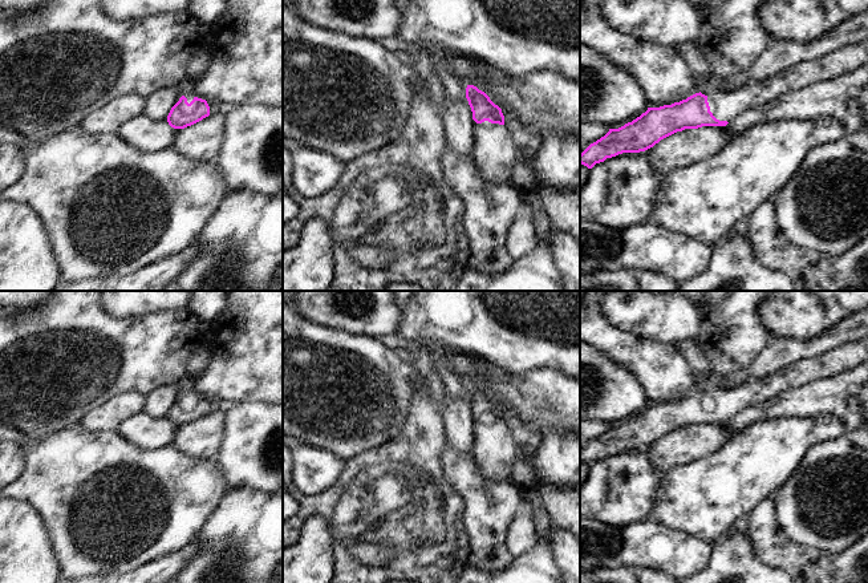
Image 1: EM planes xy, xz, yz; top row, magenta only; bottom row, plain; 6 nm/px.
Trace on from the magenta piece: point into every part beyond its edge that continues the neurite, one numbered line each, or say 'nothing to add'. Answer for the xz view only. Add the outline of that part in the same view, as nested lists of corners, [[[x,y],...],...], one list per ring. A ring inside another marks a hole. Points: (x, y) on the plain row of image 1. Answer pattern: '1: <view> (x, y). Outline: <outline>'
1: xz (494, 452). Outline: [[[484,418],[475,422],[472,433],[472,457],[482,481],[490,485],[512,483],[512,465],[520,449],[514,444],[507,424]]]

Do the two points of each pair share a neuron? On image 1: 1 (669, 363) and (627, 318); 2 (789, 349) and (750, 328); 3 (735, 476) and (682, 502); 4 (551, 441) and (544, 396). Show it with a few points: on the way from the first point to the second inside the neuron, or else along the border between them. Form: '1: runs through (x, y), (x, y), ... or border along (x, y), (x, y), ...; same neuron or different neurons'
1: border along (617, 328), (641, 337), (674, 344); different neurons
2: border along (775, 339), (751, 364); different neurons
3: runs through (722, 488), (705, 498), (696, 498); same neuron
4: border along (566, 434), (544, 433), (540, 437); different neurons

